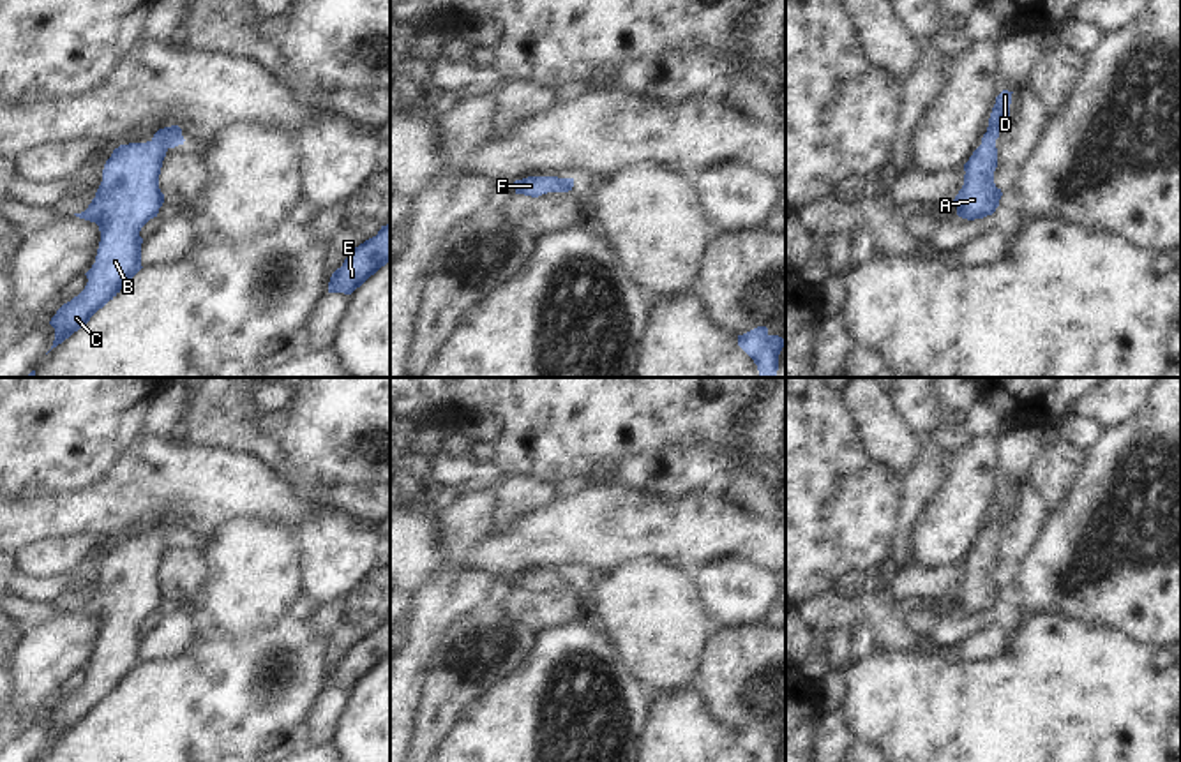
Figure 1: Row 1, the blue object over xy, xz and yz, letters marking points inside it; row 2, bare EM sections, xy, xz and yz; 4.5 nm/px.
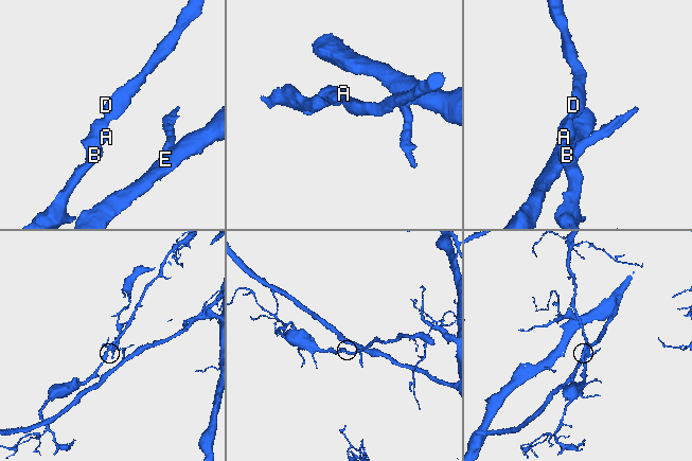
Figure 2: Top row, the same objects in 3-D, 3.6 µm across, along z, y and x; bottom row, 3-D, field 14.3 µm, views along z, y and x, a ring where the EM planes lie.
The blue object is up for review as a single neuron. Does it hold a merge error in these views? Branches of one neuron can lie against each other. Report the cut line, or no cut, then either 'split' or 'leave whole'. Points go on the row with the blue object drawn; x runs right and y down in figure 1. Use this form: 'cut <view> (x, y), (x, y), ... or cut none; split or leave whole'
cut none; leave whole

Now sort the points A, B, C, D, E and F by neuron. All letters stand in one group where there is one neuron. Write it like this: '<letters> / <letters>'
A B C D E F

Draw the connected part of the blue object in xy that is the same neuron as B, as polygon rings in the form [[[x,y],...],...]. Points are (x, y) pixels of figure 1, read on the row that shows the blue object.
[[[171,125],[147,143],[120,145],[106,161],[95,198],[85,212],[74,213],[99,226],[95,263],[85,273],[85,289],[51,318],[51,349],[83,328],[143,268],[139,231],[164,203],[159,175],[166,152],[184,141],[182,129]]]

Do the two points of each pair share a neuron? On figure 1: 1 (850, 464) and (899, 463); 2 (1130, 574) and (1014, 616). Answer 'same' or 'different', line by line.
1: different
2: different

